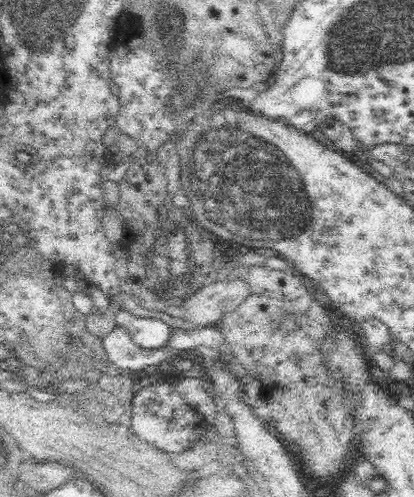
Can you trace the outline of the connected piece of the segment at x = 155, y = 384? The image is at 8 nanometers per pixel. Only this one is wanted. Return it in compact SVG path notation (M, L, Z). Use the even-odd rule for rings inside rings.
M157 379L143 383L141 389L134 392L131 408L131 430L146 442L160 446L168 454L184 452L192 448L196 440L205 437L195 424L198 420L197 414L182 398L173 379Z

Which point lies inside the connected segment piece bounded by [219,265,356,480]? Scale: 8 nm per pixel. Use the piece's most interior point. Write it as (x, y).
(295, 398)

